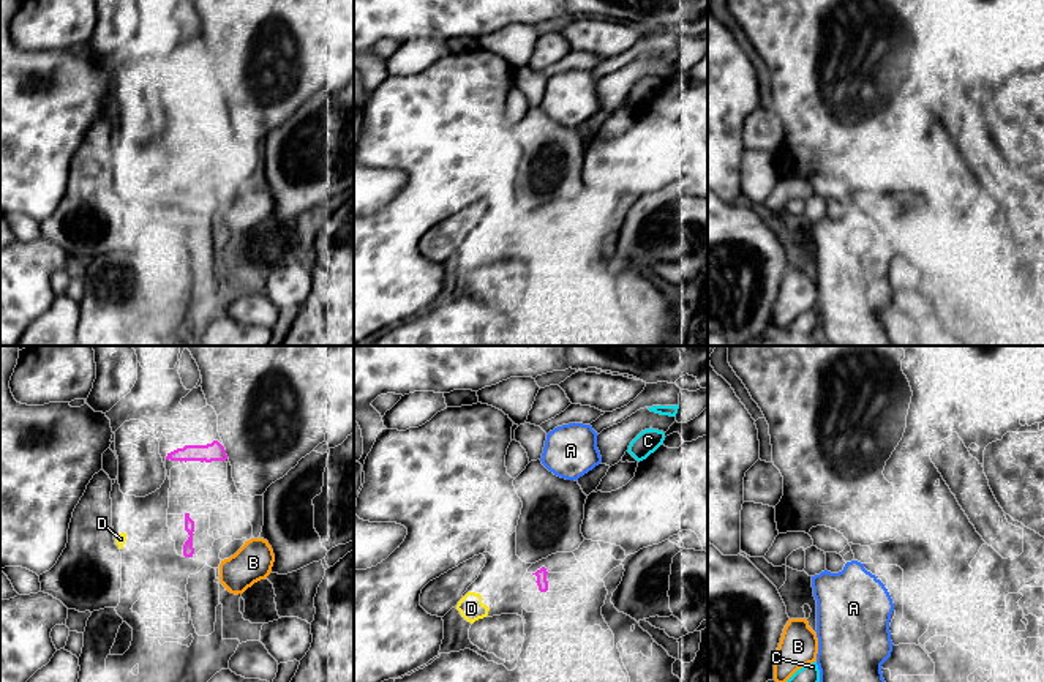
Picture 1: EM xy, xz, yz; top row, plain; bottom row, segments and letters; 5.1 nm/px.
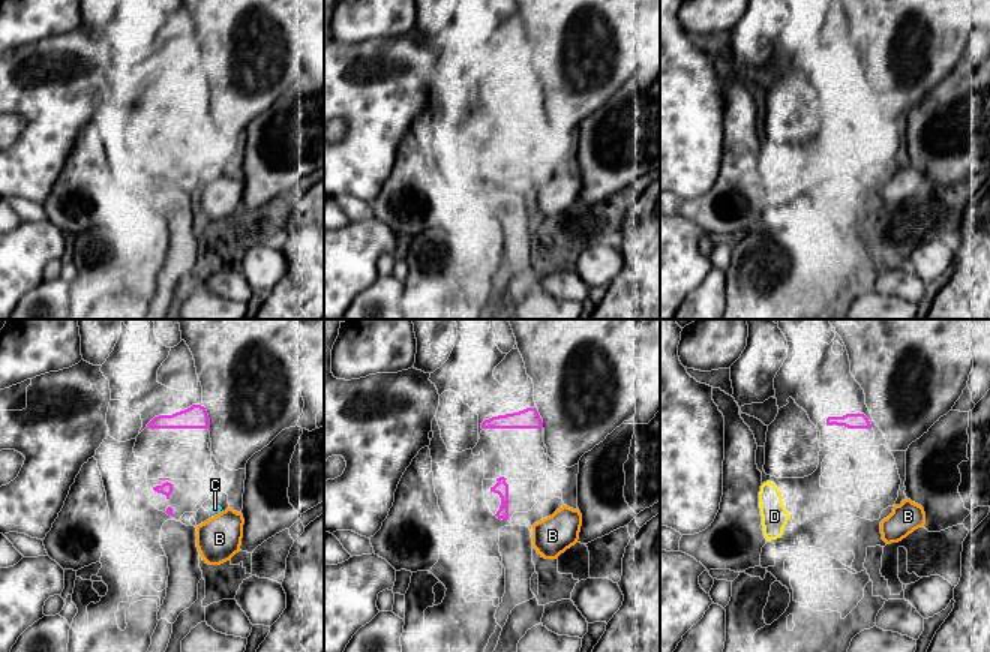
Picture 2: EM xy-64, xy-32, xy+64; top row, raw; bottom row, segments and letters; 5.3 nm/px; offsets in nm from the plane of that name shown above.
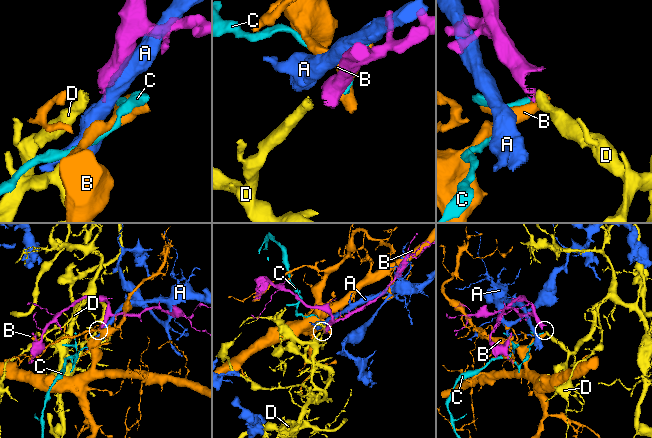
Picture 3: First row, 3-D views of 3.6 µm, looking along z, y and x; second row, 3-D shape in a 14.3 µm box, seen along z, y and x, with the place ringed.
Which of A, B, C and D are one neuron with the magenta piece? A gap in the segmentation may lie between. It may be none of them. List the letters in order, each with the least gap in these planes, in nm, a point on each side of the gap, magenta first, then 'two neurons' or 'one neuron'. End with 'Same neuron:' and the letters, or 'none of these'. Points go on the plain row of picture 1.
A: gap 460 nm; span xz (544, 213), (566, 125); two neurons
B: gap 150 nm; span xy (193, 199), (220, 210); two neurons
C: gap 700 nm; span xz (544, 213), (638, 108); two neurons
D: gap 280 nm; span xz (539, 236), (488, 254); one neuron
Same neuron: D

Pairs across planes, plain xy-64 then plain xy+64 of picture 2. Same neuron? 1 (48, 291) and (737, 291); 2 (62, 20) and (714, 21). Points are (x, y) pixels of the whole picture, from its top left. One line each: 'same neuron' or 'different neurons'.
1: different neurons
2: same neuron

